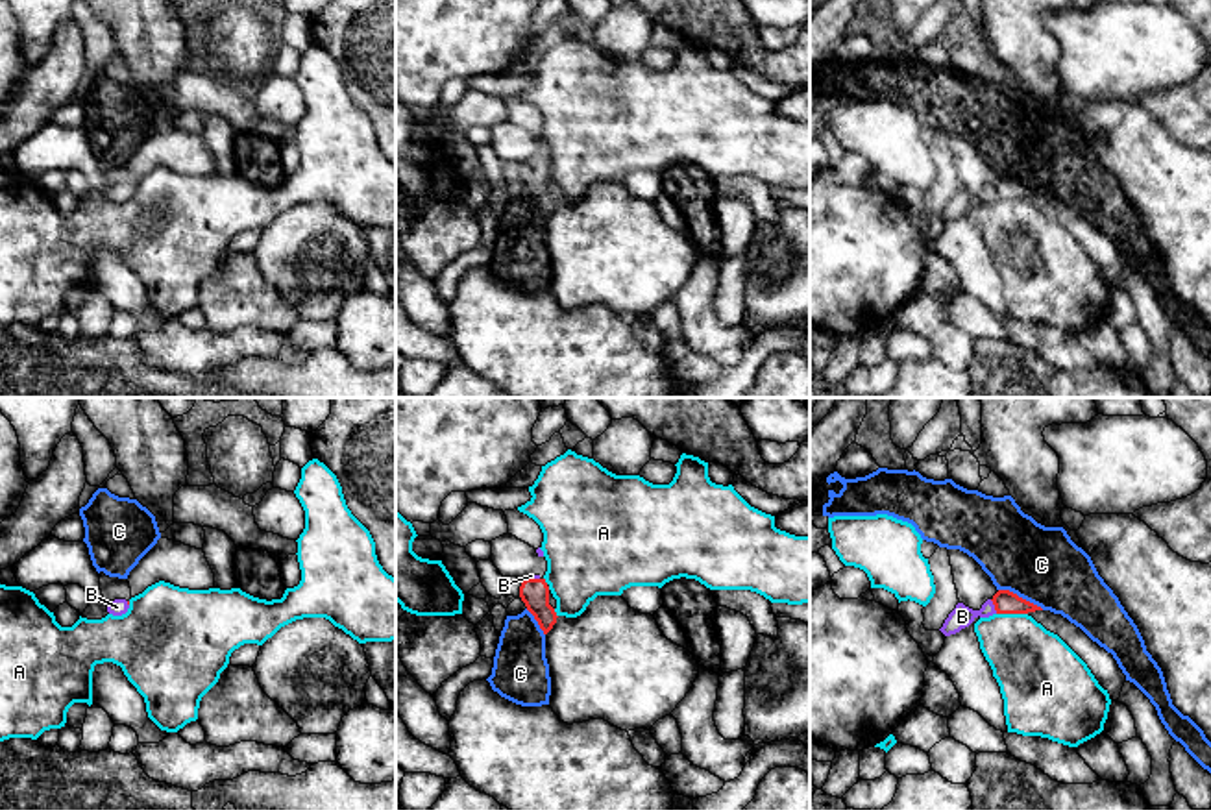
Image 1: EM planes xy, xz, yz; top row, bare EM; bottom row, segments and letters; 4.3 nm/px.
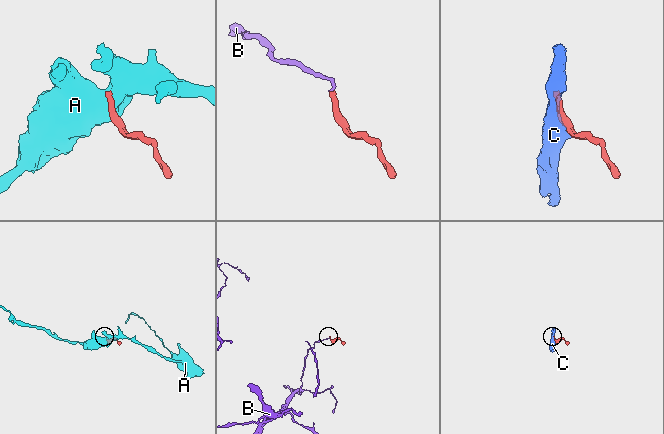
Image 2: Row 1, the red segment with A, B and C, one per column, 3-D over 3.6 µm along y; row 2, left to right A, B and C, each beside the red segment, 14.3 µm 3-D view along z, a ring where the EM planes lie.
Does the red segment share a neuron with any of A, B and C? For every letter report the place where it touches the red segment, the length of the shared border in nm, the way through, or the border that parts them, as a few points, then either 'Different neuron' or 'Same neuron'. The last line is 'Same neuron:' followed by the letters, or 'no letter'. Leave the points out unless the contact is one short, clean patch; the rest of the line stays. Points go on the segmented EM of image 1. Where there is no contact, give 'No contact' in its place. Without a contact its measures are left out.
A: Touches red at yz (1012, 613). Shared border 140 nm. Different neuron
B: Touches red at yz (995, 607). Shared border 70 nm. Path across: yz (1004, 601), (995, 607), (962, 616). Same neuron
C: Touches red at yz (1021, 598). Shared border 220 nm. Different neuron
Same neuron: B

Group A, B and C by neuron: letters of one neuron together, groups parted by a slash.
A / B / C

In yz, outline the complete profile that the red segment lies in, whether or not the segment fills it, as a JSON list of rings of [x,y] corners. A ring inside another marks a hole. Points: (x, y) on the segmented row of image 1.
[[[998,590],[991,599],[987,599],[982,605],[980,610],[972,610],[965,607],[963,603],[958,603],[939,631],[945,636],[950,636],[969,627],[978,616],[989,618],[993,614],[1028,614],[1035,610],[1043,610],[1043,608],[1019,597],[1017,594],[1009,590]]]

